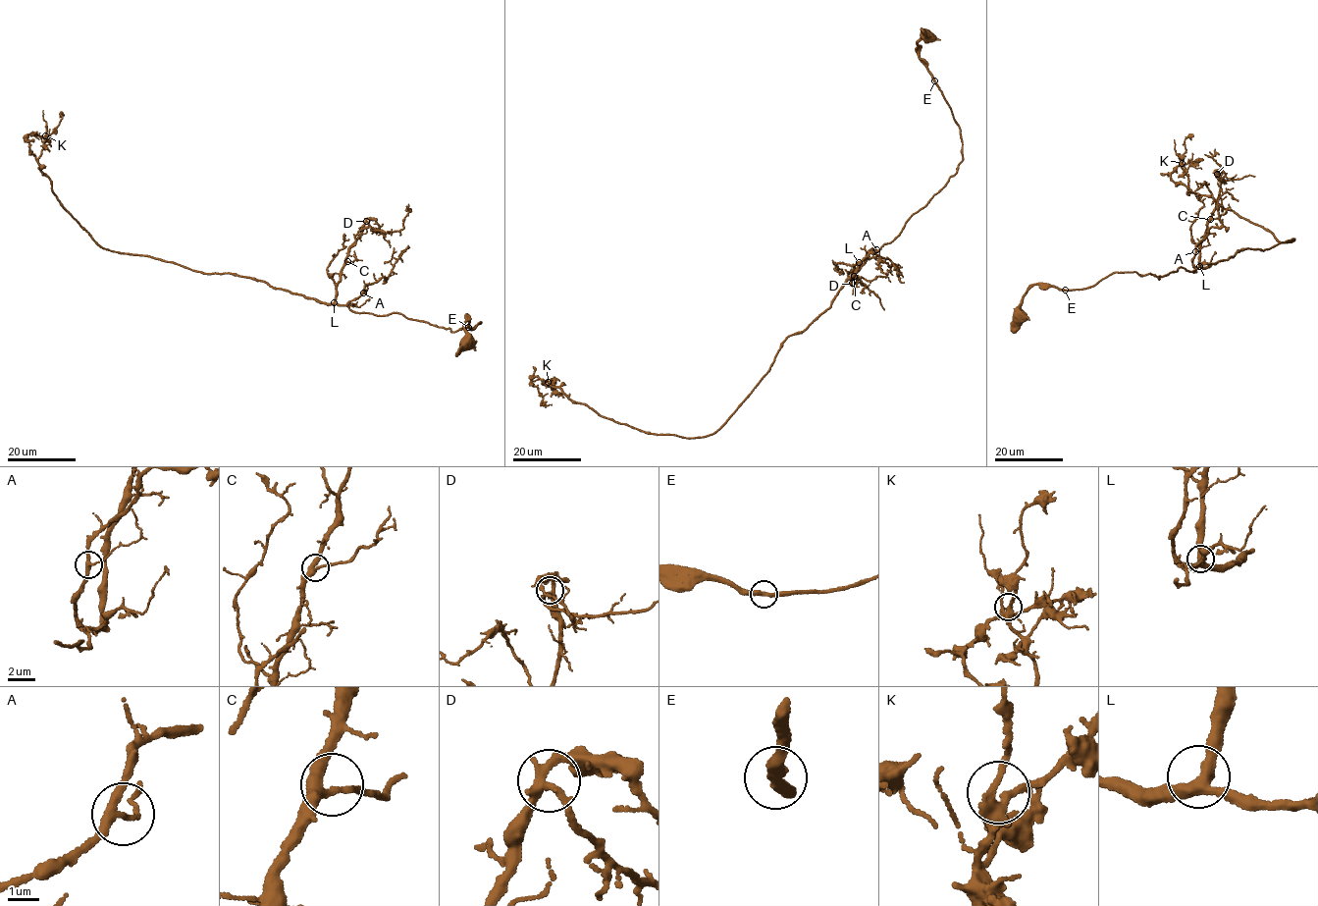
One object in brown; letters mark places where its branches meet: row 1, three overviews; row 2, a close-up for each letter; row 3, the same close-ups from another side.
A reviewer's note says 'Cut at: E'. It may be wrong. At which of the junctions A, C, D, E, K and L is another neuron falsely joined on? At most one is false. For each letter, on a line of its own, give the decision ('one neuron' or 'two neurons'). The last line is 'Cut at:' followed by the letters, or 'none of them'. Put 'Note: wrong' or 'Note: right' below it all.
A: one neuron
C: one neuron
D: one neuron
E: two neurons
K: one neuron
L: one neuron
Cut at: E
Note: right

